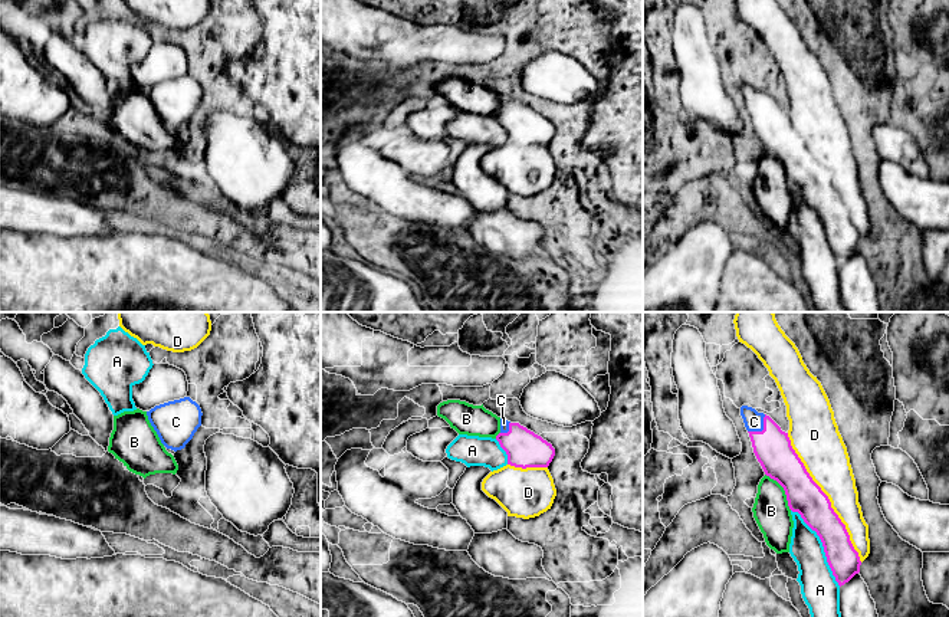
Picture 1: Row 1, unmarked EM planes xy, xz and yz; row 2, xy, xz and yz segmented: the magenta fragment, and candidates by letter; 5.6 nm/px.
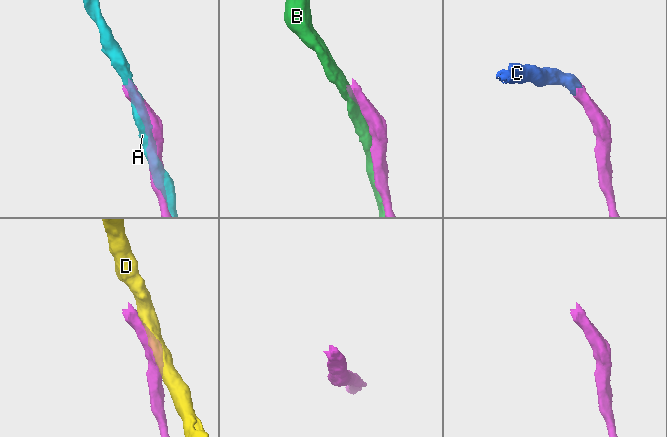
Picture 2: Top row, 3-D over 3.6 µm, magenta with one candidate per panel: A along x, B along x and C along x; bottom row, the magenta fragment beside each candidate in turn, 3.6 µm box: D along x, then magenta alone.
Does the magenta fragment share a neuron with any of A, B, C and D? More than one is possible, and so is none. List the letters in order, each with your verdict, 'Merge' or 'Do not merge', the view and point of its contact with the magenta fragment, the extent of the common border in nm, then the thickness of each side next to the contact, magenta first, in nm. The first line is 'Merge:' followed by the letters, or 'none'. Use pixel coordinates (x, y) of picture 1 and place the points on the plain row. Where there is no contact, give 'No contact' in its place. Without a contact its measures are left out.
Merge: C
A: Do not merge. Touches magenta at yz (823, 223). Shared border 500 nm. Thickness 190 nm (magenta) against 200 nm
B: Do not merge. Touches magenta at yz (784, 167). Shared border 260 nm. Thickness 220 nm (magenta) against 200 nm
C: Merge. Touches magenta at yz (764, 107). Shared border 140 nm. Thickness 220 nm (magenta) against 110 nm
D: Do not merge. Touches magenta at yz (827, 176). Shared border 850 nm. Thickness 190 nm (magenta) against 260 nm

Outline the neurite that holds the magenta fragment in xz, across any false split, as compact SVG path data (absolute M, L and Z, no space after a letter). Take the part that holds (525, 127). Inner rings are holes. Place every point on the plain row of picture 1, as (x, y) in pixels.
M500 96L500 111L496 114L508 132L508 142L515 145L548 145L555 127L541 114L521 104Z

